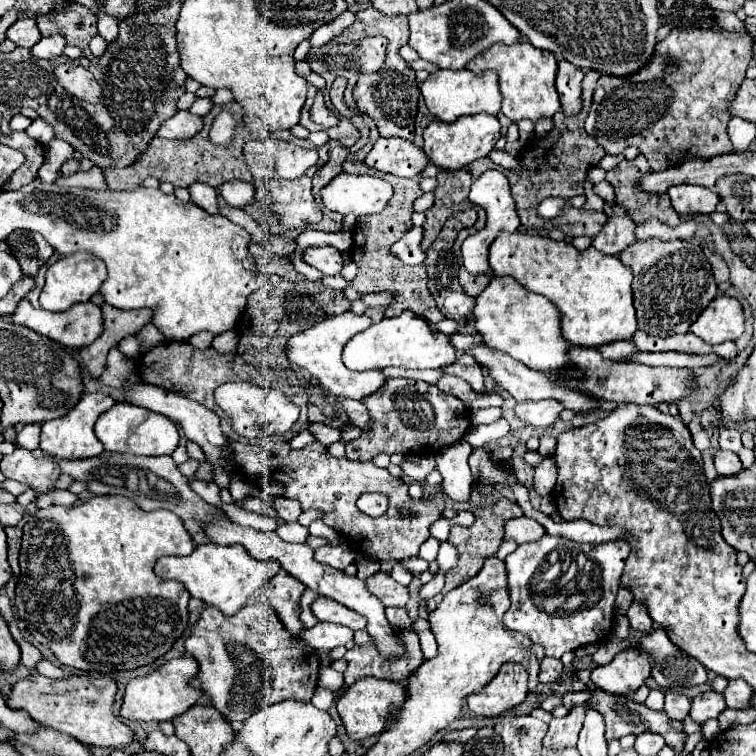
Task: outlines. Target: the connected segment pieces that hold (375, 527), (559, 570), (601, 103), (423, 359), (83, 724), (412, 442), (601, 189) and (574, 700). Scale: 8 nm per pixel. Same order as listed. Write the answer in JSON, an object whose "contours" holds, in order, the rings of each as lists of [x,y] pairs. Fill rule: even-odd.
{"contours":[[[[229,442],[233,448],[233,456],[241,470],[251,480],[275,480],[283,486],[285,496],[299,500],[301,508],[317,508],[323,510],[323,522],[337,530],[357,552],[371,554],[379,560],[405,560],[415,558],[419,554],[419,546],[431,536],[429,528],[435,520],[443,516],[443,494],[441,490],[433,492],[429,498],[413,500],[407,492],[407,484],[403,478],[395,478],[387,472],[387,468],[379,468],[373,462],[351,462],[347,458],[333,458],[327,448],[319,442],[305,446],[303,450],[287,450],[279,456],[273,452],[255,446]],[[365,492],[381,492],[389,498],[389,508],[383,516],[371,518],[361,514],[355,506],[357,498]]],[[[549,534],[539,538],[539,542],[527,542],[523,546],[517,546],[517,550],[505,560],[513,600],[511,610],[503,618],[505,626],[509,630],[527,634],[531,642],[543,646],[547,656],[551,658],[561,658],[565,652],[573,652],[579,646],[607,640],[615,618],[615,596],[619,590],[619,578],[623,574],[623,566],[629,552],[631,546],[627,546],[625,540],[607,544],[579,544],[569,538]],[[517,602],[521,604],[521,608],[515,606]]],[[[675,28],[663,42],[657,44],[657,50],[651,62],[635,76],[615,78],[601,76],[593,94],[593,106],[585,120],[585,130],[591,134],[607,154],[621,154],[625,148],[635,146],[649,160],[651,170],[659,172],[669,166],[677,166],[683,156],[713,158],[717,154],[733,152],[733,144],[727,134],[727,124],[731,120],[729,106],[735,98],[739,84],[745,80],[749,60],[753,58],[755,36],[749,32],[729,32],[729,30],[699,30],[699,28]],[[677,62],[673,74],[665,74],[665,66]],[[703,102],[703,114],[695,114],[695,104]]],[[[403,312],[397,318],[383,318],[379,324],[371,324],[367,330],[355,334],[345,350],[343,350],[343,362],[349,370],[381,370],[387,366],[397,368],[445,368],[451,362],[455,362],[457,350],[449,342],[449,338],[439,332],[433,324],[427,320],[415,316],[413,312]]],[[[33,674],[13,686],[7,706],[29,712],[31,718],[35,718],[39,724],[51,726],[59,732],[67,732],[85,746],[123,748],[131,744],[133,730],[113,714],[115,694],[117,684],[107,678],[69,676],[65,680],[51,680],[47,676]]],[[[393,378],[389,380],[381,390],[361,400],[369,414],[371,414],[371,432],[361,438],[345,444],[345,456],[351,460],[373,460],[377,454],[427,454],[433,456],[443,446],[449,446],[463,438],[463,434],[469,430],[469,414],[465,404],[449,394],[443,394],[437,386],[405,380],[405,378]]],[[[603,180],[603,182],[599,182],[597,186],[593,186],[593,192],[595,192],[595,194],[599,194],[605,202],[613,202],[613,200],[615,200],[615,194],[613,194],[611,184],[607,184],[605,180]]],[[[590,681],[590,688],[587,688],[584,691],[580,692],[573,692],[573,693],[567,693],[562,696],[562,704],[566,707],[571,709],[573,706],[579,704],[582,704],[586,701],[590,700],[590,690],[593,691],[596,688],[596,686],[593,684],[593,682]]]]}

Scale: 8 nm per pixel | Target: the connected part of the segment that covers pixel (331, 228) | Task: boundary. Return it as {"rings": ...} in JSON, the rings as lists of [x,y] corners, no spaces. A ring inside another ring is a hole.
{"rings":[[[323,210],[323,220],[319,224],[315,224],[313,230],[325,230],[325,232],[339,232],[341,230],[341,222],[343,222],[343,216],[331,212],[331,210]]]}

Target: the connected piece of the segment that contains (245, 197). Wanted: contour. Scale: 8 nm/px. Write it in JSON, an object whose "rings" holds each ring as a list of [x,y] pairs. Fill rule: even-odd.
{"rings":[[[231,180],[231,182],[225,182],[225,184],[219,188],[219,194],[225,198],[227,204],[237,206],[237,208],[243,208],[245,204],[249,204],[249,202],[253,200],[255,188],[253,188],[253,184],[249,184],[249,182]]]}

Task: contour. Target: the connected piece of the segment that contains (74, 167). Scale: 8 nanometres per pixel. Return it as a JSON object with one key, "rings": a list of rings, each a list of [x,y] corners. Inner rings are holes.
{"rings":[[[83,158],[83,160],[67,160],[65,166],[63,166],[63,176],[71,176],[75,172],[81,172],[81,170],[89,170],[93,168],[93,162]]]}

